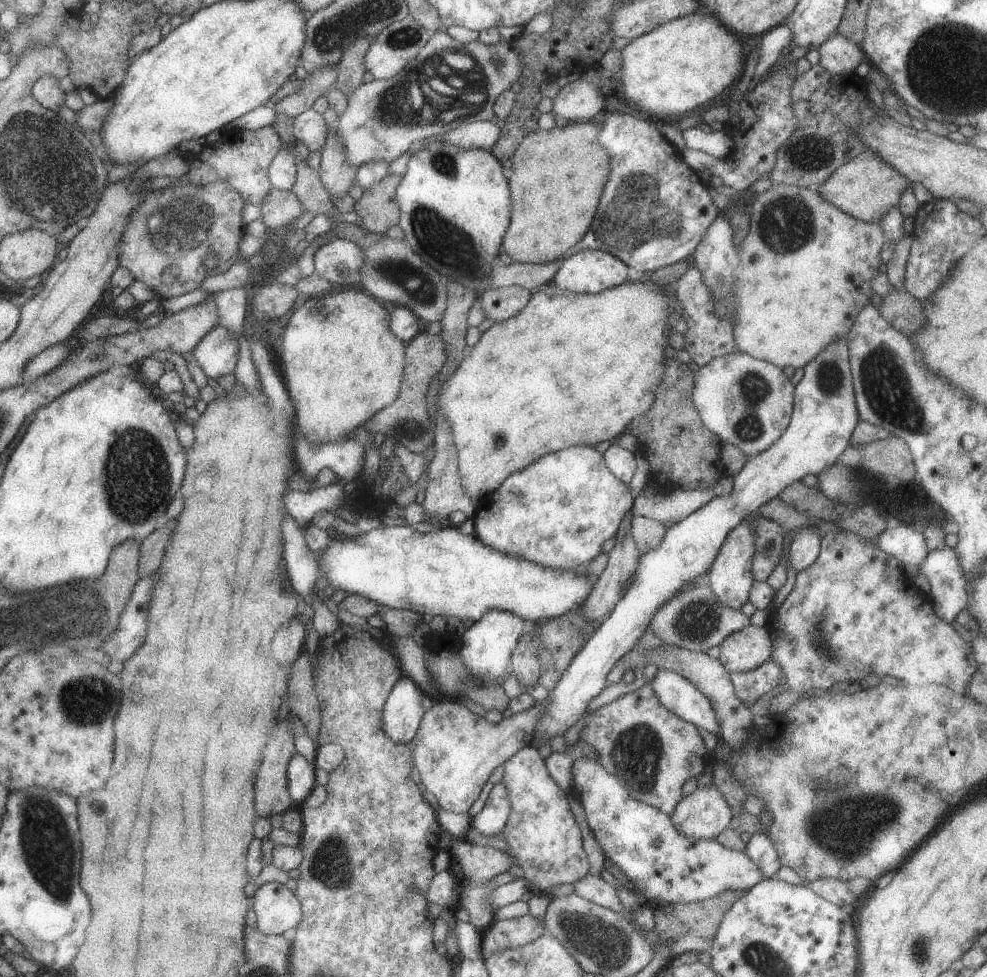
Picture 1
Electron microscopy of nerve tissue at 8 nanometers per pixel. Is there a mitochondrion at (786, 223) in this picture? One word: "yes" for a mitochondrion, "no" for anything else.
yes

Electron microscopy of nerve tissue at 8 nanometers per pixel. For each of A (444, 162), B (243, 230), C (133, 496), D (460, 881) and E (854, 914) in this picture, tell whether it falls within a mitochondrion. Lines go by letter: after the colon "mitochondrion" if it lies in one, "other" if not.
A: mitochondrion
B: other
C: mitochondrion
D: other
E: other

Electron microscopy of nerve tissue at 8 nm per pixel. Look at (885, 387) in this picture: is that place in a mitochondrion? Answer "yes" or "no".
yes

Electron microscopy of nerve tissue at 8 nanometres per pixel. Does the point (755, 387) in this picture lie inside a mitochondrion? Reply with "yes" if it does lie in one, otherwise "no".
yes

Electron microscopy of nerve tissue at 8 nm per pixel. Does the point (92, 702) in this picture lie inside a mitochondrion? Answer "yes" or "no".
yes

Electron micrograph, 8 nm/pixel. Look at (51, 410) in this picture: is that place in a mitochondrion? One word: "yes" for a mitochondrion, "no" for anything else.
no

